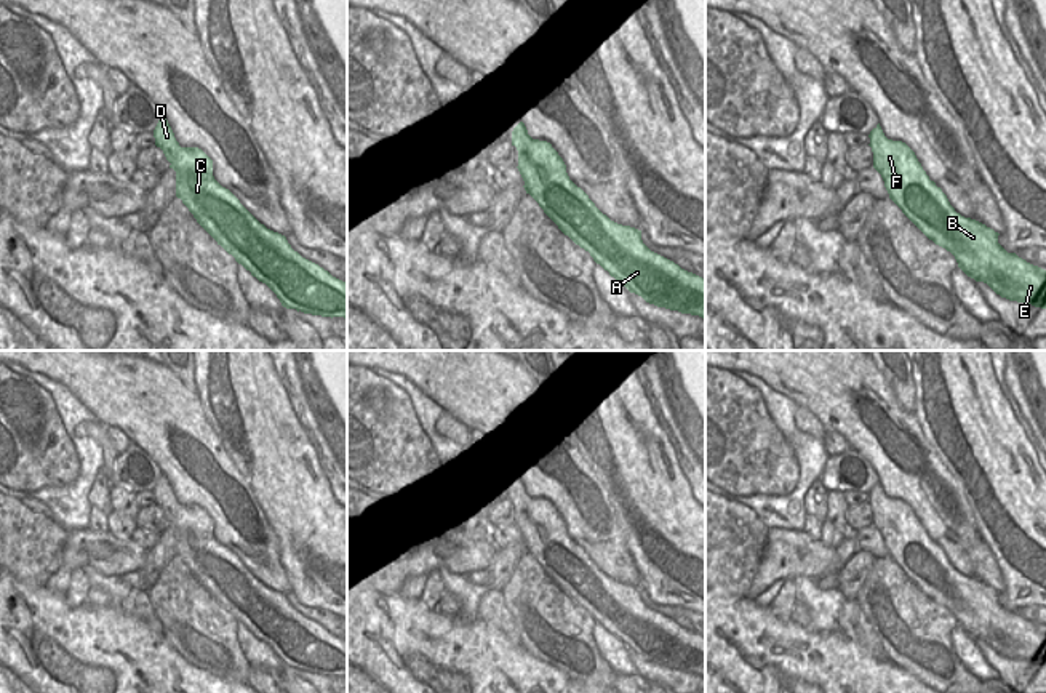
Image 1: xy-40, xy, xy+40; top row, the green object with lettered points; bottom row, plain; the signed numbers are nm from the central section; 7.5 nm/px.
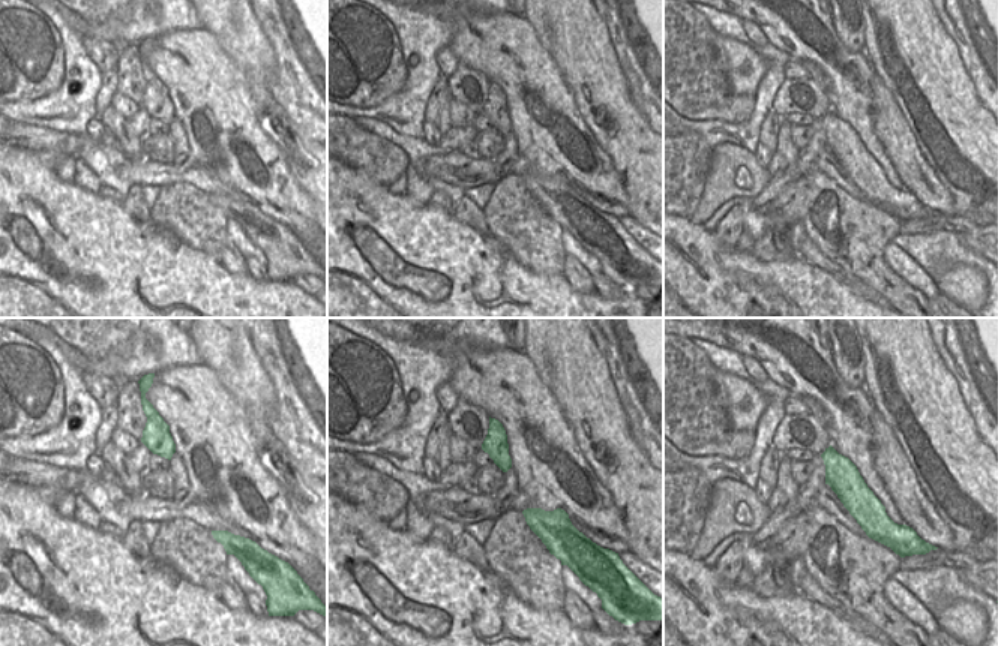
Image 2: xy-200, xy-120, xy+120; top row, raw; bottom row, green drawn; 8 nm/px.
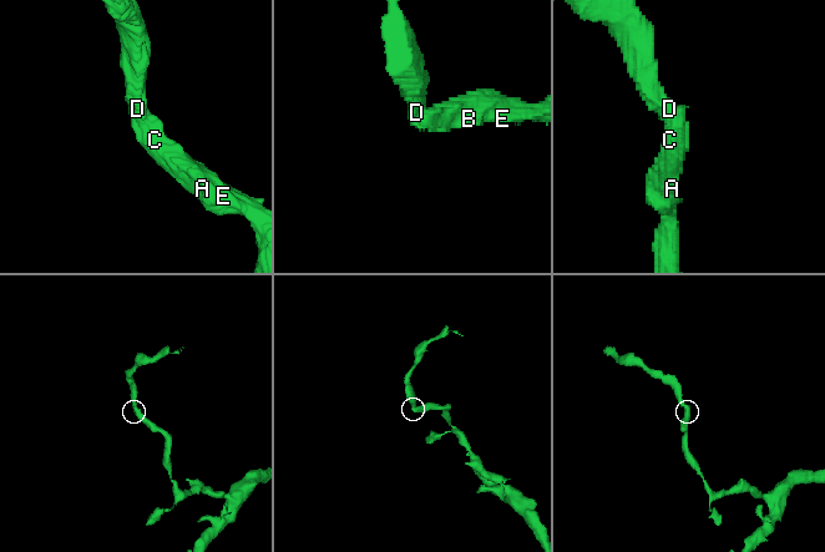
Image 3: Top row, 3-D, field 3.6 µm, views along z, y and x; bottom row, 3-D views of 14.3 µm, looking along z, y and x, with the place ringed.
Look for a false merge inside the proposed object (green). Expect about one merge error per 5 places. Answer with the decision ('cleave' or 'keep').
keep

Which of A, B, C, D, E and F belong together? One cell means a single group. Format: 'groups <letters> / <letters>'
groups A B C D E F

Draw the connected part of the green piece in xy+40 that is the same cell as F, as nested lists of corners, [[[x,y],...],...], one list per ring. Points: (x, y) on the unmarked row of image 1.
[[[880,482],[870,490],[873,527],[881,533],[889,557],[936,603],[950,610],[958,626],[976,640],[987,642],[1009,659],[1028,661],[1046,667],[1046,629],[1008,611],[998,602],[998,591],[955,570],[947,554],[929,538],[915,511],[902,499],[888,498]]]

